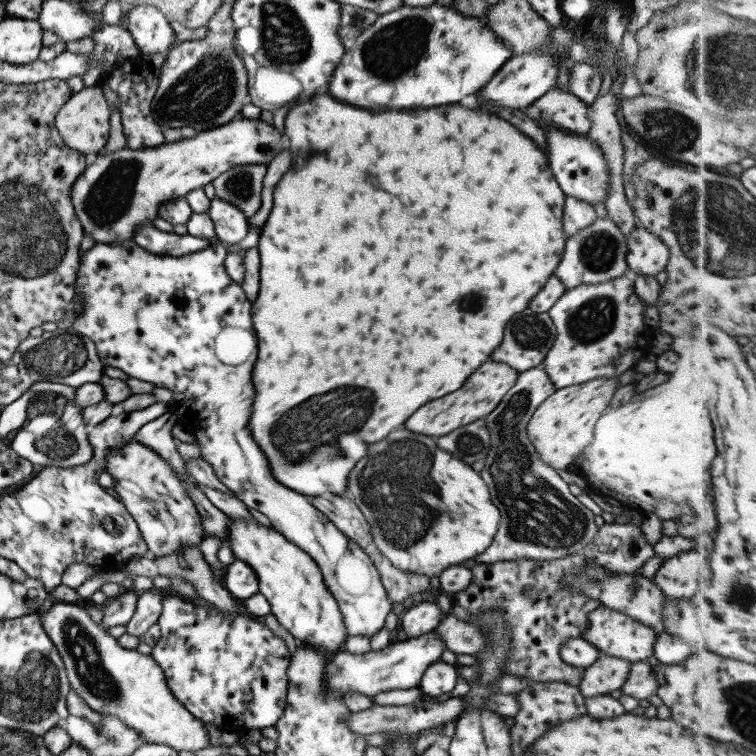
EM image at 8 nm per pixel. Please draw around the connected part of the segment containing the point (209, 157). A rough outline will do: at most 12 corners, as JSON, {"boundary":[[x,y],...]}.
{"boundary":[[227,124],[87,159],[69,190],[95,243],[131,240],[161,204],[286,148]]}

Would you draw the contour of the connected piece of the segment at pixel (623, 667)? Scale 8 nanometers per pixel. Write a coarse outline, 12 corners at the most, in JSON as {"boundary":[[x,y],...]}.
{"boundary":[[599,654],[579,681],[582,696],[610,694],[627,679],[626,660]]}

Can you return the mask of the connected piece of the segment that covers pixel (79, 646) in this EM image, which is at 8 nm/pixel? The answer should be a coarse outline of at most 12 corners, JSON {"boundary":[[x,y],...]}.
{"boundary":[[86,609],[35,613],[71,689],[142,742],[192,753],[204,724],[149,655]]}

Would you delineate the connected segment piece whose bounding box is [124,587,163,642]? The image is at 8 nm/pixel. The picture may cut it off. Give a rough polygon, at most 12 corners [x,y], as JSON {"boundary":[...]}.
{"boundary":[[152,587],[137,597],[125,632],[143,642],[157,622],[163,596]]}

